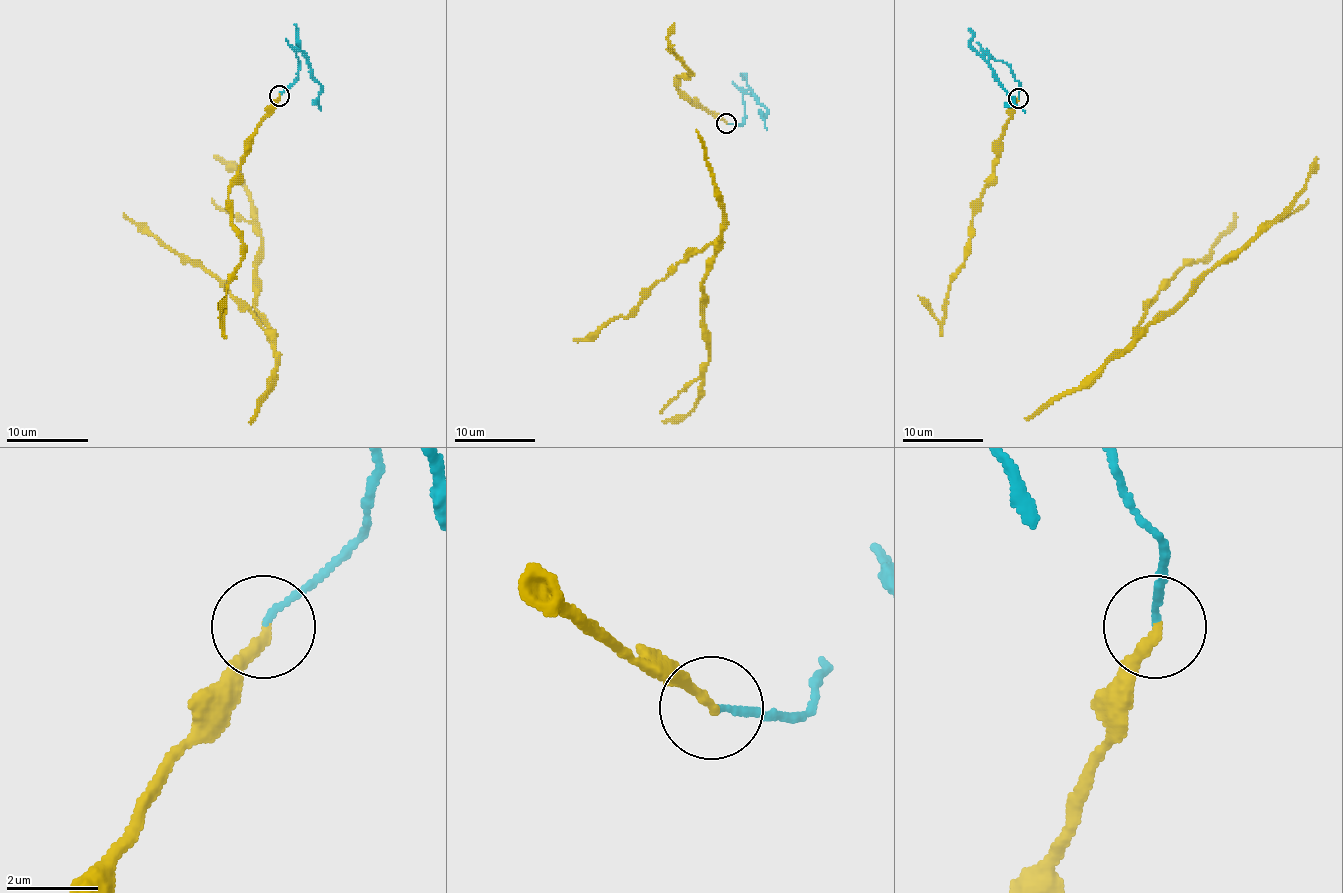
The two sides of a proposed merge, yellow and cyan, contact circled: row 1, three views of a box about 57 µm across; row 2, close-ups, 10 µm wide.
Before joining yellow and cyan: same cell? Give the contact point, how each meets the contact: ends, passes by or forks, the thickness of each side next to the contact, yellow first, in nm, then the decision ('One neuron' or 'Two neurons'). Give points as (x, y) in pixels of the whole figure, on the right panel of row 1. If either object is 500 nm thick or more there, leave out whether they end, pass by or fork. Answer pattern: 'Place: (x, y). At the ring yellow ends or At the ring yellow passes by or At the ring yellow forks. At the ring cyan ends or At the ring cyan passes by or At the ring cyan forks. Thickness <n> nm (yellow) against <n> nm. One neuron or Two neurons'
Place: (1018, 98). At the ring yellow ends. At the ring cyan ends. Thickness 240 nm (yellow) against 120 nm. Two neurons

